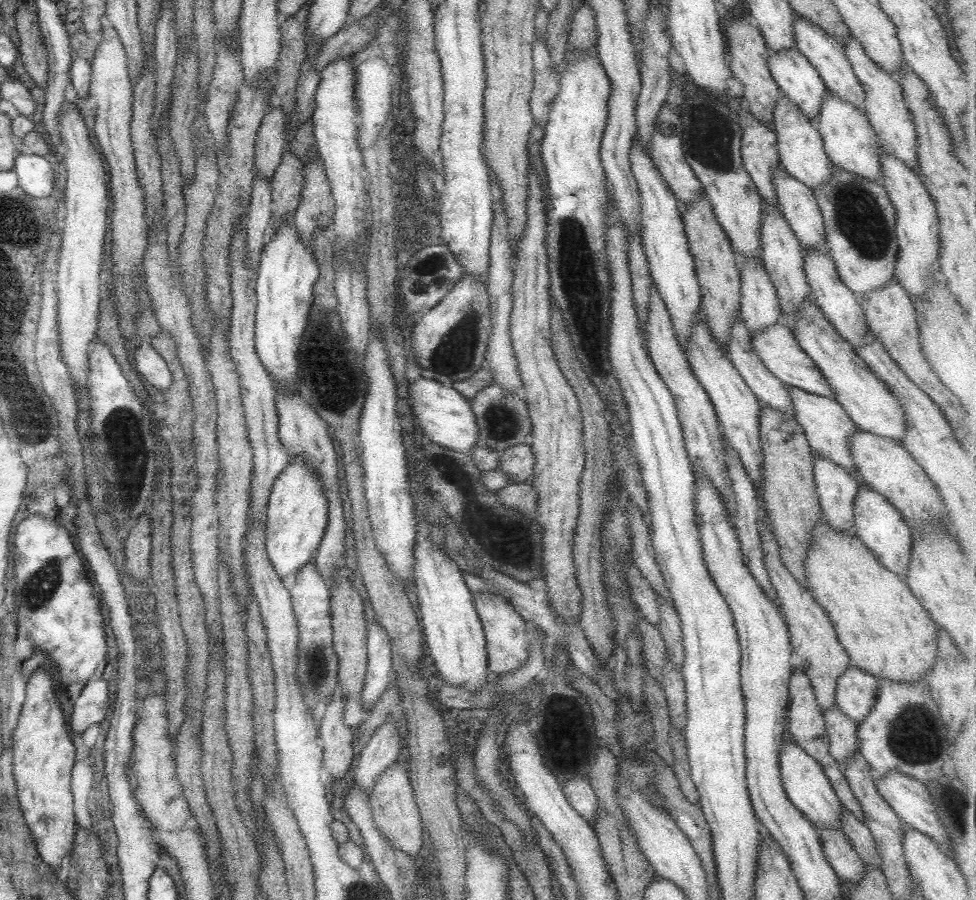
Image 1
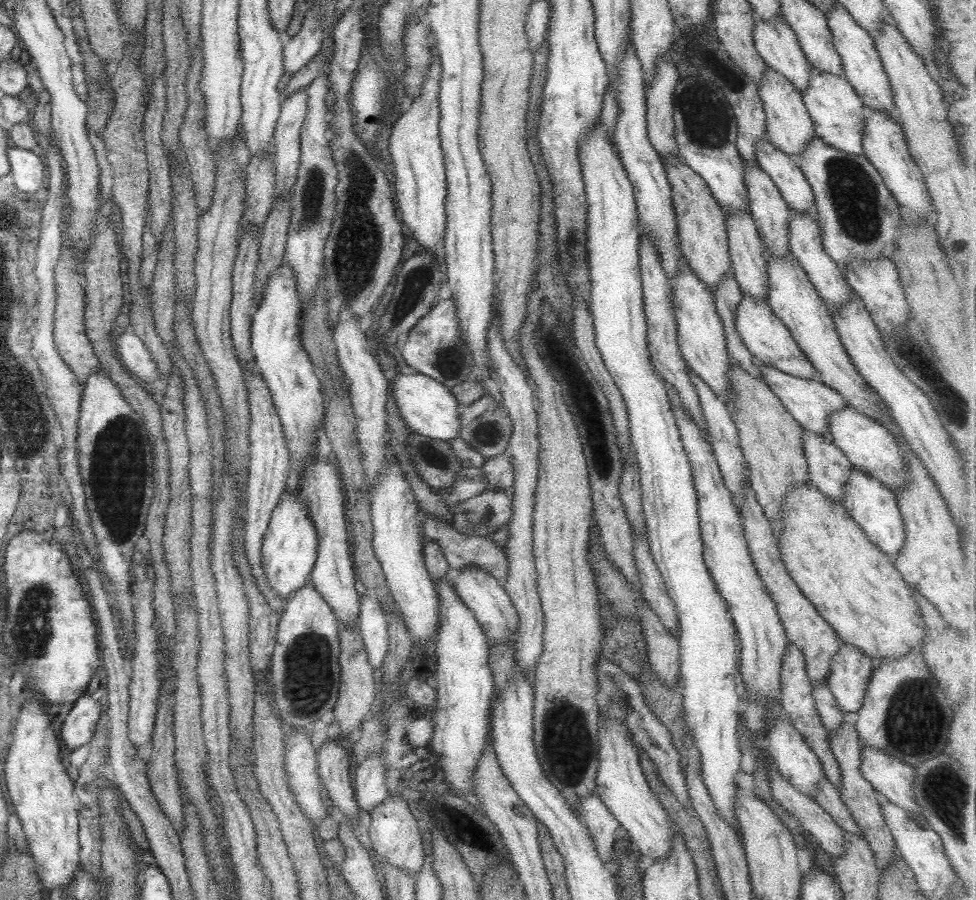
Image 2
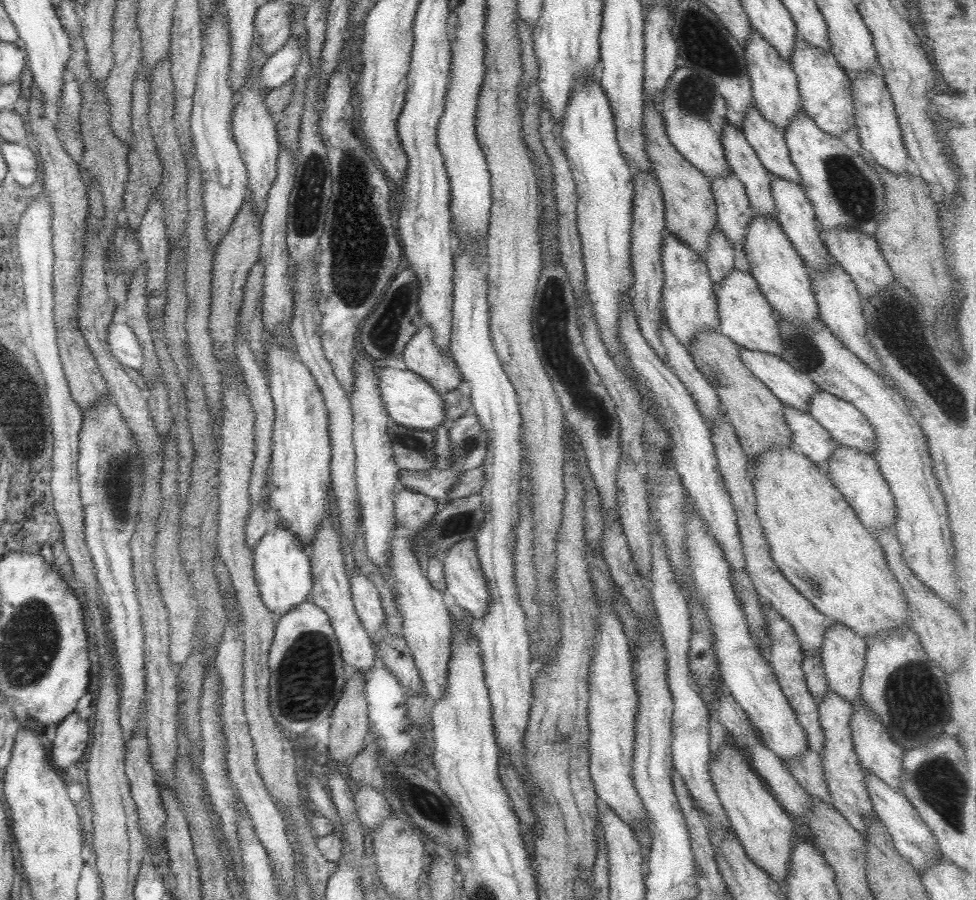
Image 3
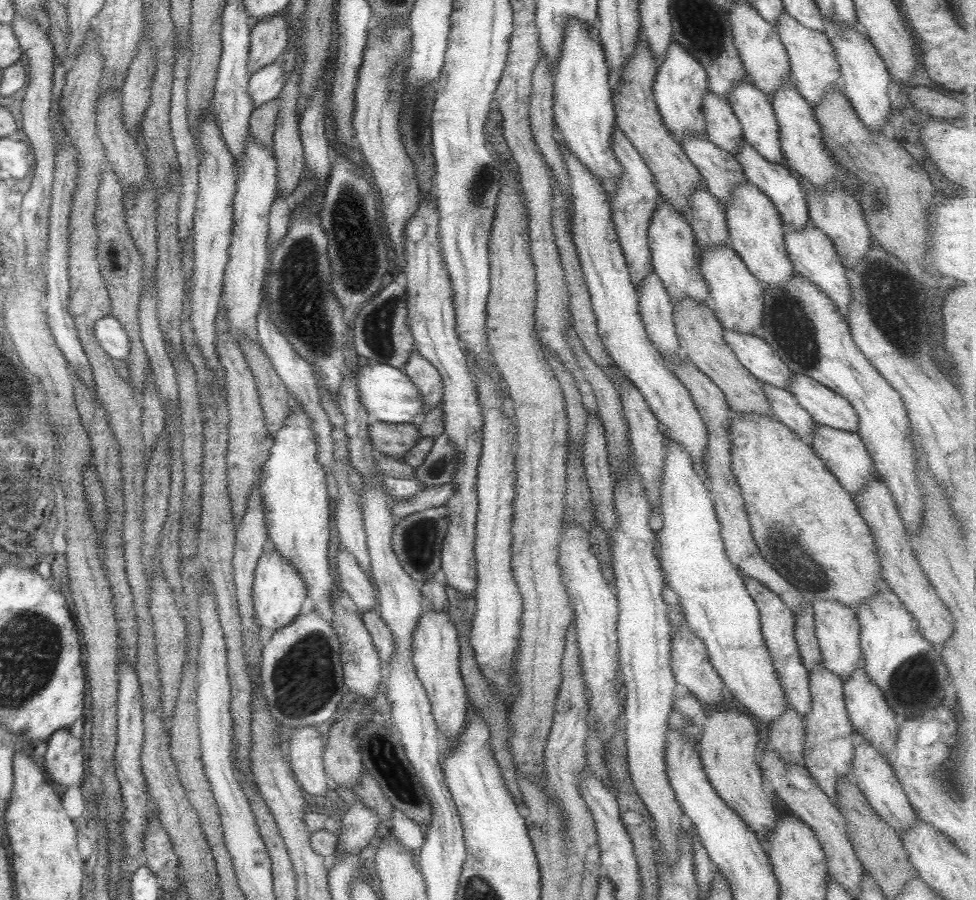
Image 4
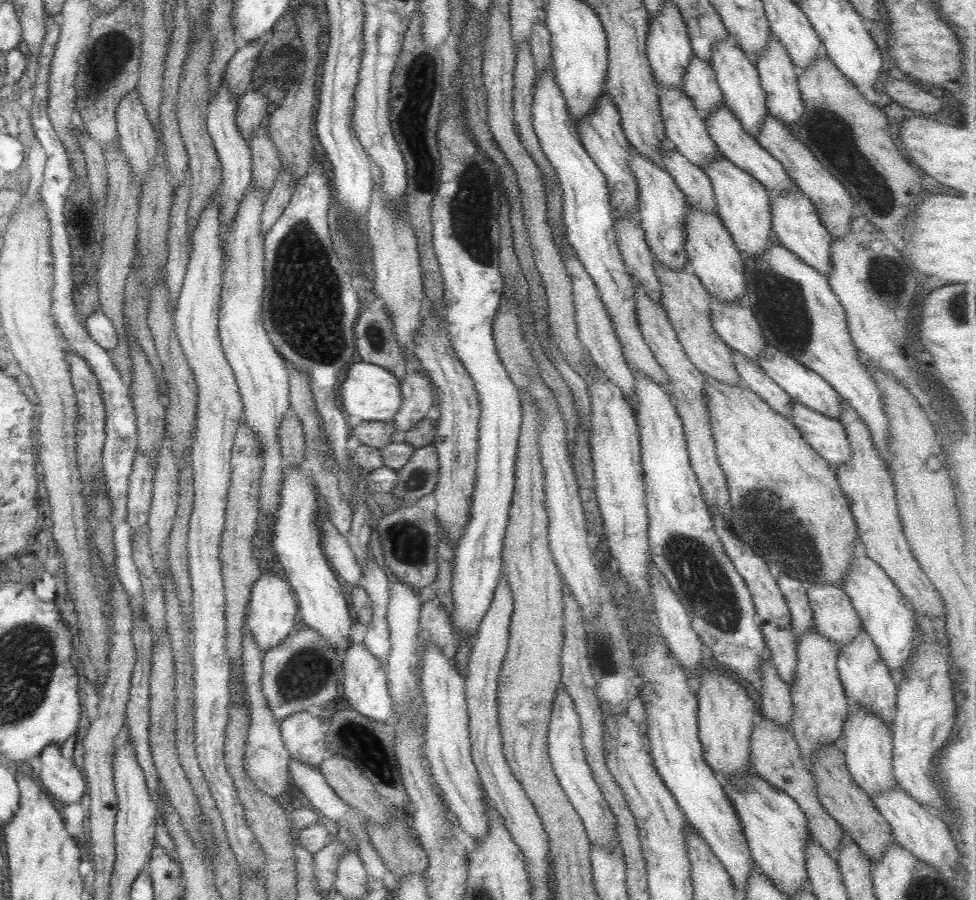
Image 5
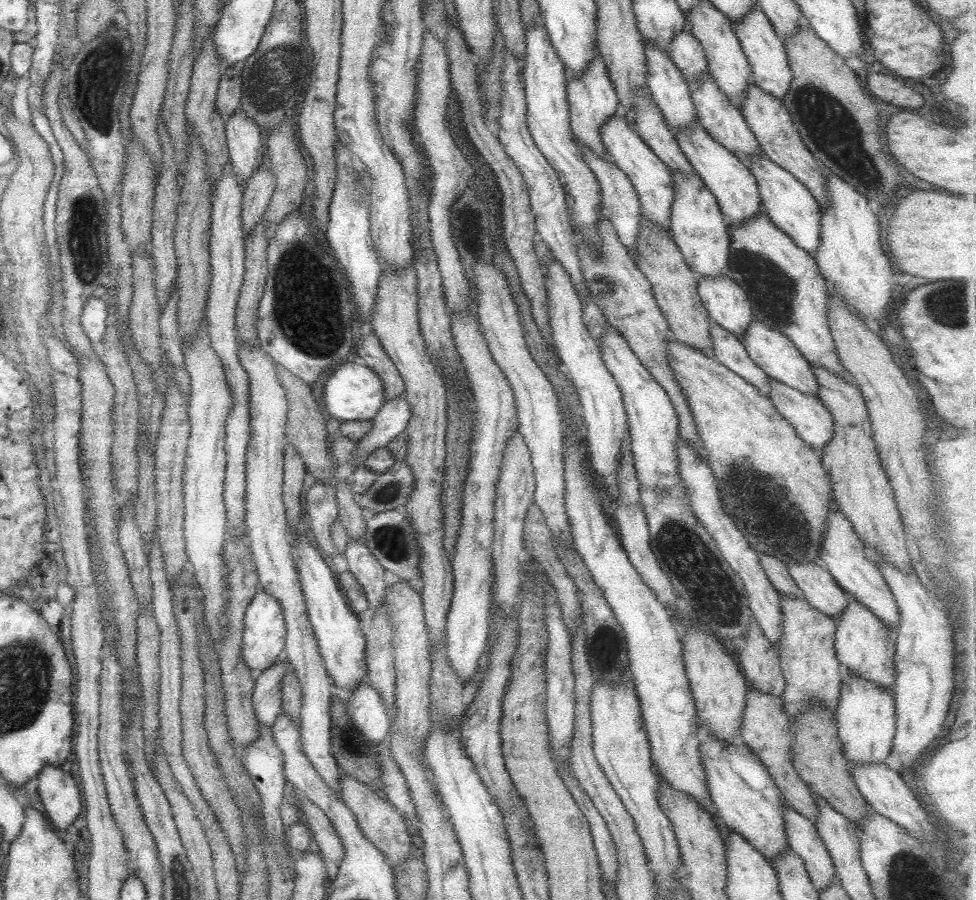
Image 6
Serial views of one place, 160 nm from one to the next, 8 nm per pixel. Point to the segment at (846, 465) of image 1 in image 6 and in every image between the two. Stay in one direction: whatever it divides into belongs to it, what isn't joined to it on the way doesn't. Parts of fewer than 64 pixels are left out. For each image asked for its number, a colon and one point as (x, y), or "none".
2: (810, 403)
3: (794, 389)
4: (752, 352)
5: (734, 323)
6: (726, 304)

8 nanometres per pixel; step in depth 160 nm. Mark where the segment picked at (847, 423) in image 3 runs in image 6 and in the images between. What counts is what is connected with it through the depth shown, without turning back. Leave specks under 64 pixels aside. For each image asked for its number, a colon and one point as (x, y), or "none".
4: (825, 407)
5: (803, 386)
6: (772, 352)

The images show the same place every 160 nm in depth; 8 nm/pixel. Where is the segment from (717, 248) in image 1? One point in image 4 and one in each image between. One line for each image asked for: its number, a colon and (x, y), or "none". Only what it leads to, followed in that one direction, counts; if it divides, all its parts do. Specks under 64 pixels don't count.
2: (701, 236)
3: (689, 210)
4: (636, 116)

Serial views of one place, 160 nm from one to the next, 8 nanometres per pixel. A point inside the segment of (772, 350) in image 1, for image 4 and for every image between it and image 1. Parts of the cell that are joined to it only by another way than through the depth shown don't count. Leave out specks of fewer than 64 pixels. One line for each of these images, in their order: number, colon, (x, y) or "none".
2: (761, 332)
3: (744, 316)
4: (734, 295)

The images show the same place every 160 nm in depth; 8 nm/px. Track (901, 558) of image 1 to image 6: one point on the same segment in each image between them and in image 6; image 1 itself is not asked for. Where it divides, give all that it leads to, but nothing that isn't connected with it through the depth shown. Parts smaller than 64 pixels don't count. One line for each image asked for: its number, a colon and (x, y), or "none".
2: (871, 505)
3: (855, 475)
4: (843, 454)
5: (826, 437)
6: (812, 423)

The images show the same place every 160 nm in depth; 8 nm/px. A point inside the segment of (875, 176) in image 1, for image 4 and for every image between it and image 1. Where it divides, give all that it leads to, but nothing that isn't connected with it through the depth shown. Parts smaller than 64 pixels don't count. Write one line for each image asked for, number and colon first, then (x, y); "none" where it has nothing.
2: (837, 113)
3: (824, 95)
4: (813, 70)

